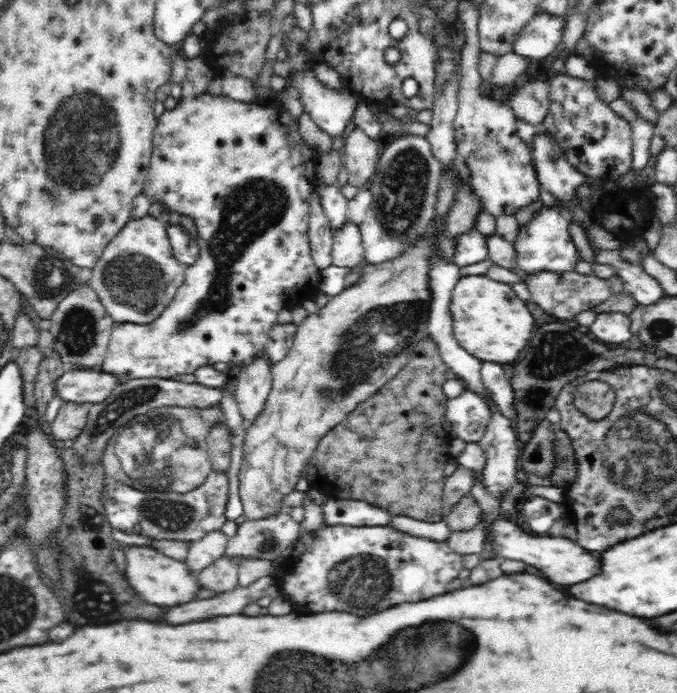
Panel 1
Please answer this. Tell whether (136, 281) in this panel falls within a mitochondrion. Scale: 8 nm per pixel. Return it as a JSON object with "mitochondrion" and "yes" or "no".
{"mitochondrion":"yes"}

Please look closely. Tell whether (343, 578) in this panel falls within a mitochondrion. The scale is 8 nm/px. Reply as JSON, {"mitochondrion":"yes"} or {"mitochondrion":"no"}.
{"mitochondrion":"yes"}

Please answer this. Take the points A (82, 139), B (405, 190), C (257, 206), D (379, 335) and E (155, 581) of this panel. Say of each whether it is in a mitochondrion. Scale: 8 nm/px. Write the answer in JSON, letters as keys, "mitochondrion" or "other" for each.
{"A":"mitochondrion","B":"mitochondrion","C":"mitochondrion","D":"mitochondrion","E":"other"}

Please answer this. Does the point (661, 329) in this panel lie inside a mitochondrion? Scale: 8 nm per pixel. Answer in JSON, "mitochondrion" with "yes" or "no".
{"mitochondrion":"yes"}

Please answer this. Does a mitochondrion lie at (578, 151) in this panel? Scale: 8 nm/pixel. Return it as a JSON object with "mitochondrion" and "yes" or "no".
{"mitochondrion":"no"}

